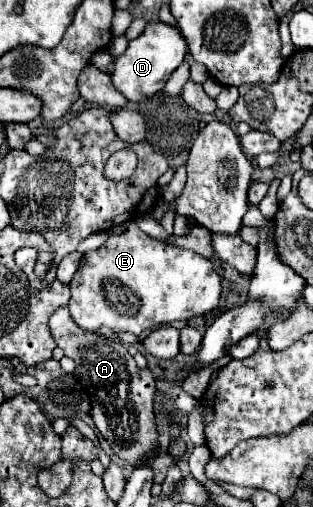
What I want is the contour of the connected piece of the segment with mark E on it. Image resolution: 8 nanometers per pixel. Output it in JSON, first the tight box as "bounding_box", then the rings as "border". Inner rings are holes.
{"bounding_box":[69,221,221,336],"border":[[[135,221],[127,223],[123,234],[109,236],[107,242],[97,248],[89,250],[81,256],[79,268],[69,284],[71,300],[69,312],[73,322],[87,332],[99,332],[101,326],[109,326],[117,332],[131,332],[139,336],[141,332],[169,324],[173,320],[189,320],[193,316],[201,316],[211,312],[219,304],[221,296],[221,278],[213,270],[211,262],[191,250],[183,250],[171,244],[165,244],[157,238],[145,236]]]}

